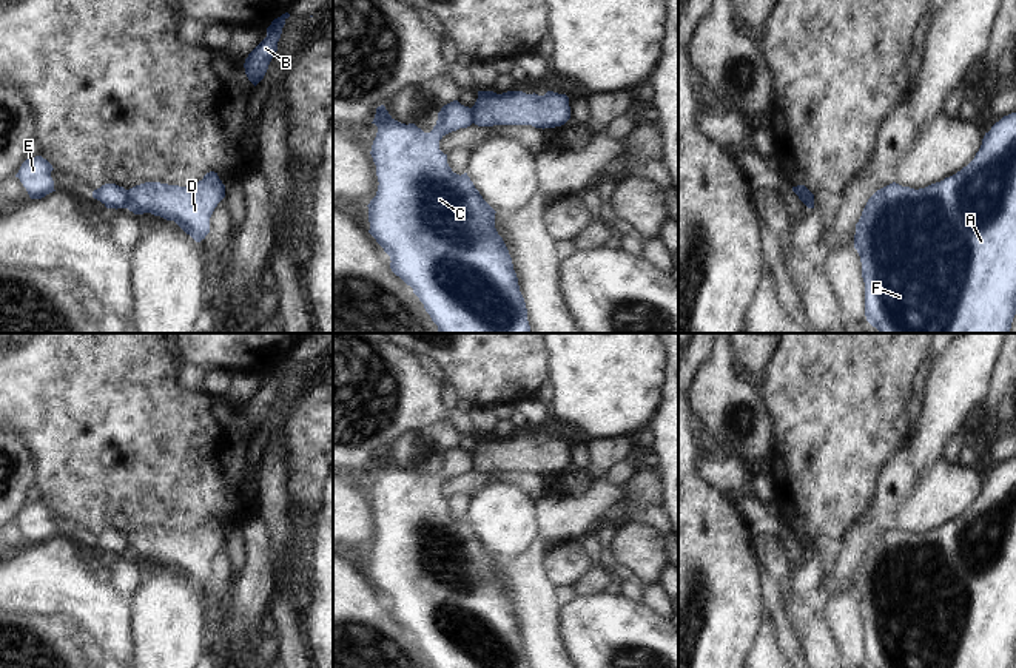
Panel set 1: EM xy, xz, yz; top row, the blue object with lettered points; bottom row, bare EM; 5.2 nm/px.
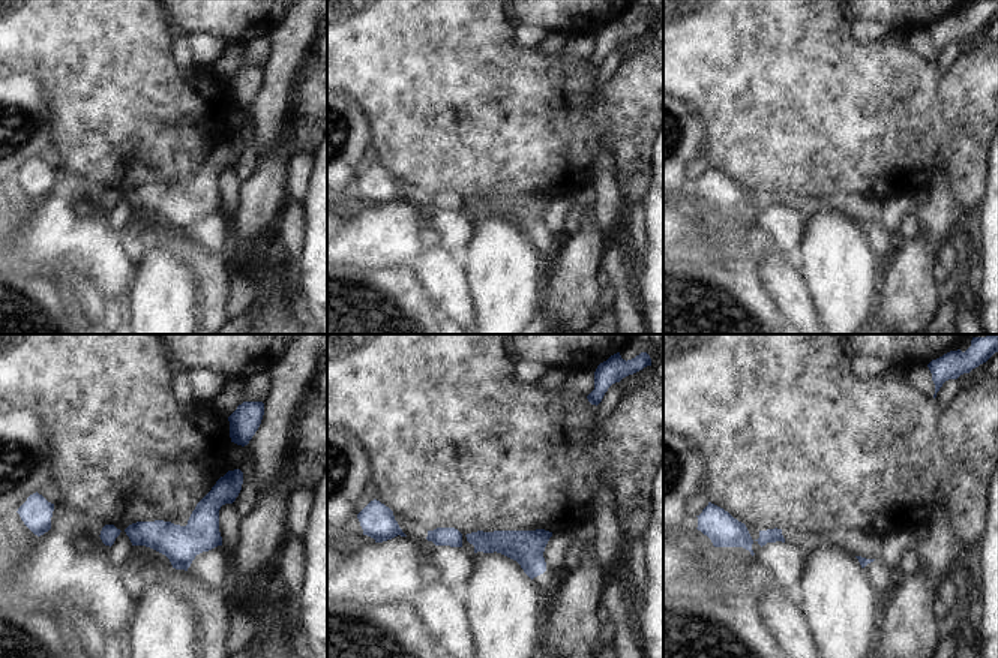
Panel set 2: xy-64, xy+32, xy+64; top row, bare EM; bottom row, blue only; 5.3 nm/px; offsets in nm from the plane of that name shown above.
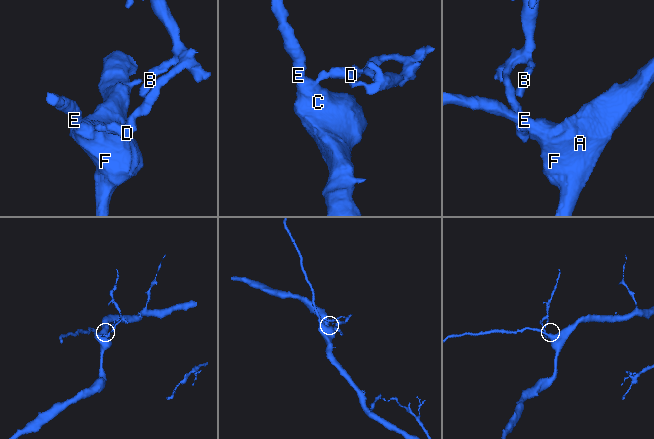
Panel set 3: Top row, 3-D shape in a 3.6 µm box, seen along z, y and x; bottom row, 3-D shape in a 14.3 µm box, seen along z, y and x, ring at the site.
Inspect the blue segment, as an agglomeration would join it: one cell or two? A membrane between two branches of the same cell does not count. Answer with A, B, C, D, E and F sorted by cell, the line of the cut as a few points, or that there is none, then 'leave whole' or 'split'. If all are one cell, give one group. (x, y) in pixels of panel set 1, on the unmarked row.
groups A C E F / B D; cut xy (125, 536), (128, 553); split

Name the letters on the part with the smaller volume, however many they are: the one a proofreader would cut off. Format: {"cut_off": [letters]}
{"cut_off": ["B", "D"]}

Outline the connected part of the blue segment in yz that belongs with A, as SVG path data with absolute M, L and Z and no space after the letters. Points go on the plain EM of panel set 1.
M1016 458L1004 461L985 478L974 504L956 520L919 535L896 528L877 535L856 569L854 594L862 608L868 668L1013 668L1016 660Z

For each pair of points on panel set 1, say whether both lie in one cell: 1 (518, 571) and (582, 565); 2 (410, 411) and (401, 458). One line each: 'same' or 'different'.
1: different
2: different

